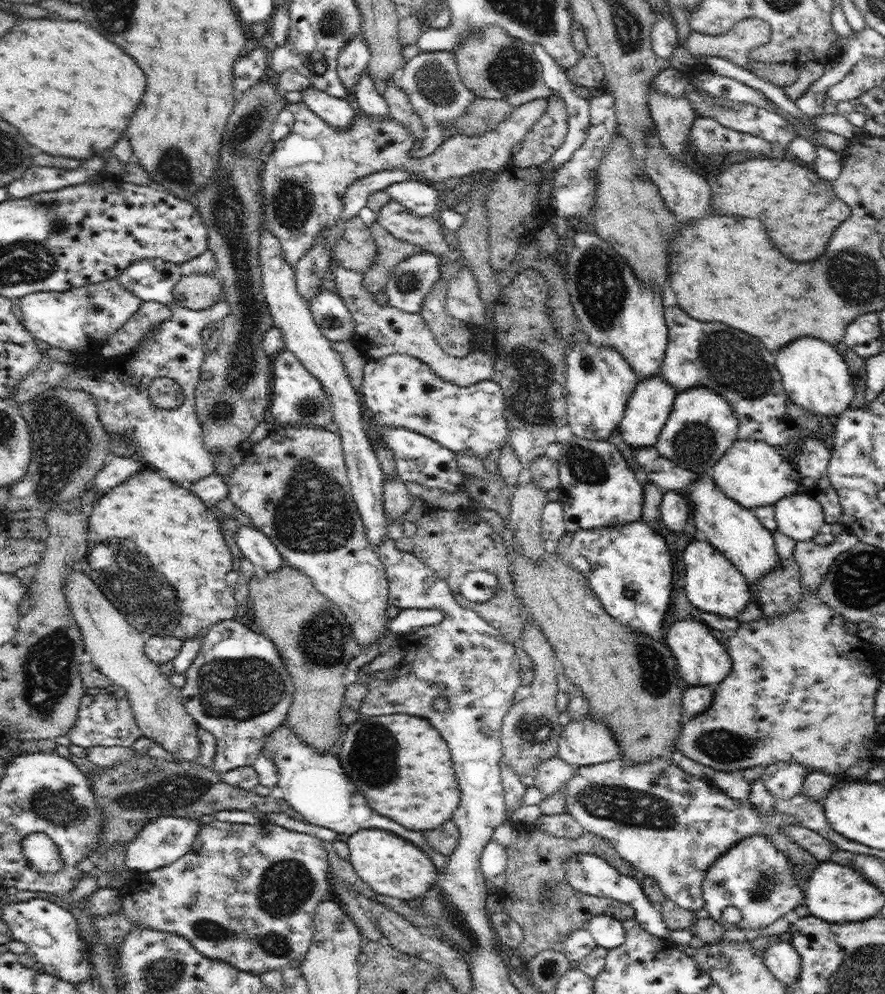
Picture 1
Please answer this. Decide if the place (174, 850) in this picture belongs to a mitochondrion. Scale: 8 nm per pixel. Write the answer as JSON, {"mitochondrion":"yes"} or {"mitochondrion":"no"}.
{"mitochondrion":"no"}

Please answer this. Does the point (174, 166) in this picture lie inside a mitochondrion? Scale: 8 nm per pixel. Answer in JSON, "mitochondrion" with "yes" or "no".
{"mitochondrion":"yes"}

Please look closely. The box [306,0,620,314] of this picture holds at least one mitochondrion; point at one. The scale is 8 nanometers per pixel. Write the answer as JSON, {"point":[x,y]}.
{"point":[511,71]}

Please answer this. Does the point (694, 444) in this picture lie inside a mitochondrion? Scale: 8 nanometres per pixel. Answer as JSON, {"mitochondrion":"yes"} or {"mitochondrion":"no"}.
{"mitochondrion":"yes"}

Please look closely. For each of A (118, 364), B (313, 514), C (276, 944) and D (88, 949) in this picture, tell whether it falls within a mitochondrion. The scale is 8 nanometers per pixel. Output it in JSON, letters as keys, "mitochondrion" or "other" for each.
{"A":"other","B":"mitochondrion","C":"mitochondrion","D":"other"}

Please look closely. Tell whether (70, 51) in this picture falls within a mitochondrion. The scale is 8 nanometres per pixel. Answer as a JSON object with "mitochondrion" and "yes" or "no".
{"mitochondrion":"no"}

